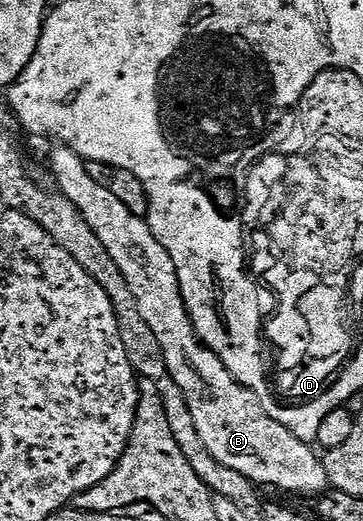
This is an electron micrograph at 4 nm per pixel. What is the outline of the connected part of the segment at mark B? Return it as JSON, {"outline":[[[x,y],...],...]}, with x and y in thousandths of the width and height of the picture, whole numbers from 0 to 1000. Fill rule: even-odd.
{"outline":[[[160,288],[138,296],[138,319],[160,347],[157,363],[209,392],[220,415],[242,422],[242,438],[275,453],[275,468],[287,468],[287,476],[298,476],[298,491],[320,499],[320,514],[342,522],[353,553],[364,553],[375,566],[386,607],[397,607],[408,630],[419,630],[441,658],[441,676],[452,676],[452,699],[463,699],[474,729],[496,737],[496,752],[507,752],[507,768],[518,768],[529,808],[540,812],[540,829],[551,829],[551,845],[562,845],[562,860],[573,860],[617,898],[639,898],[639,906],[683,914],[683,921],[713,937],[758,933],[766,940],[802,940],[810,948],[895,948],[909,923],[895,885],[865,873],[868,858],[793,829],[782,814],[749,806],[749,798],[727,791],[716,768],[705,768],[705,752],[653,733],[639,714],[628,714],[623,701],[534,635],[534,614],[499,566],[485,507],[474,507],[474,491],[463,491],[452,468],[430,461],[410,424],[366,413],[311,374],[300,355],[281,351],[278,357],[248,336],[251,321],[220,298]]]}

